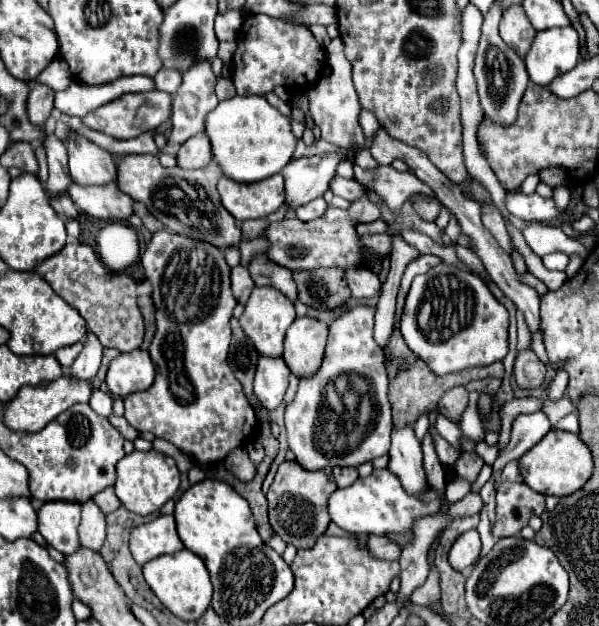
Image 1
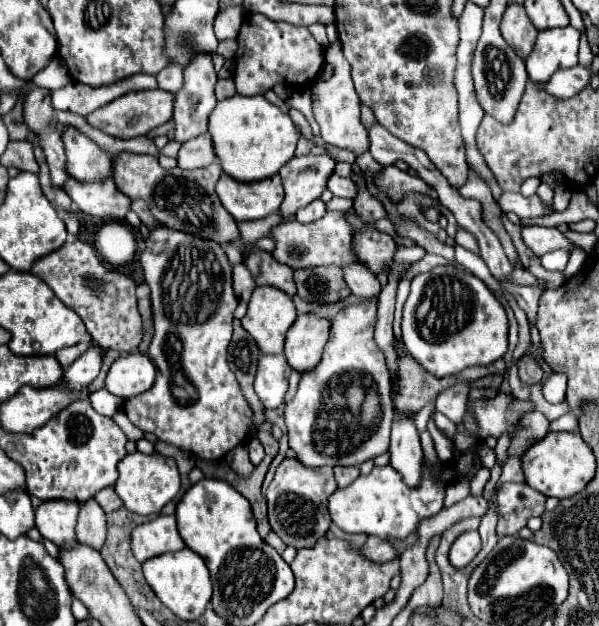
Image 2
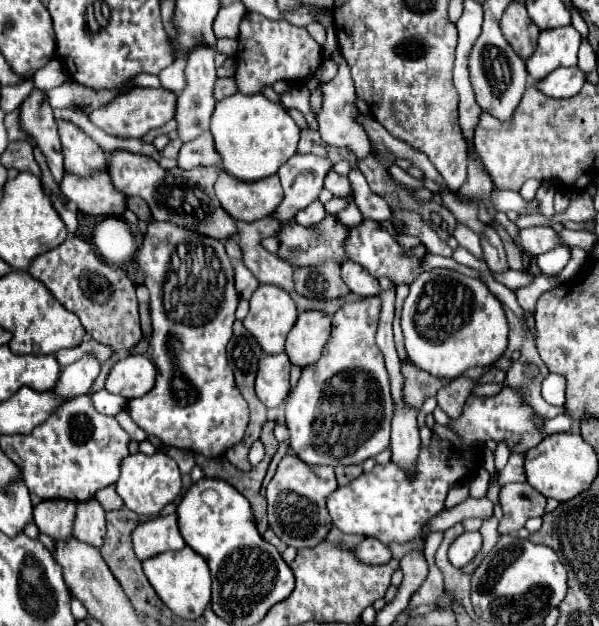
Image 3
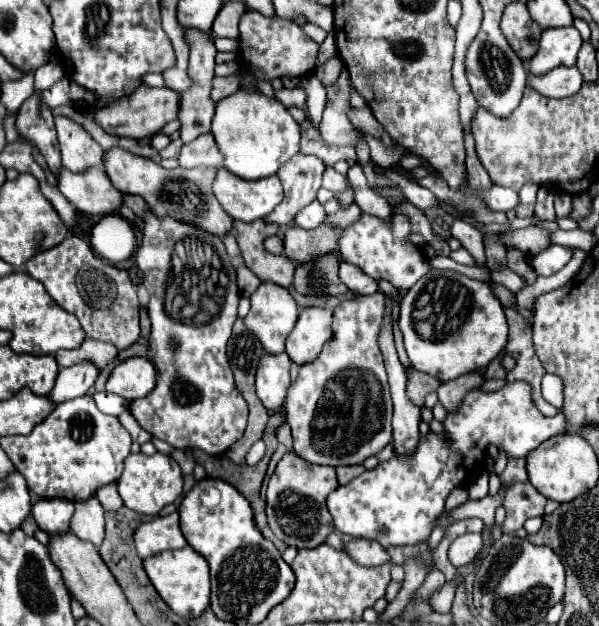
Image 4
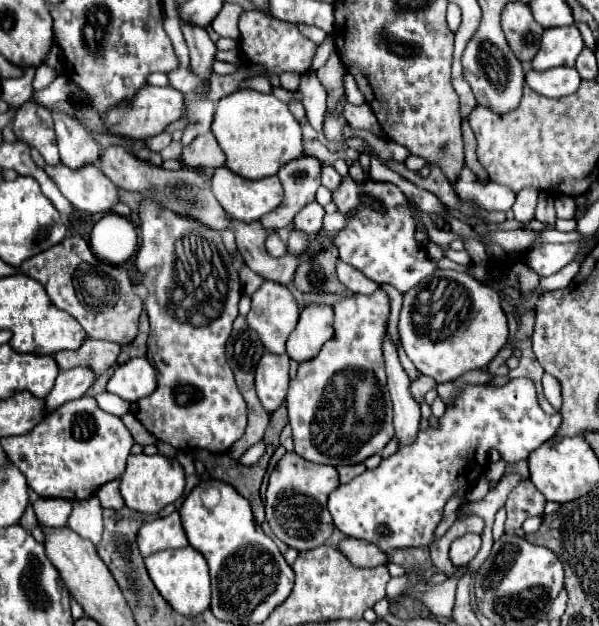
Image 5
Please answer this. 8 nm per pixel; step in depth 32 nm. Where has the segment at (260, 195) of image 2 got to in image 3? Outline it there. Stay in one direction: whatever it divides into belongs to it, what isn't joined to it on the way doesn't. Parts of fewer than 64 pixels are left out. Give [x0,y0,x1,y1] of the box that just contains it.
[214,170,282,222]

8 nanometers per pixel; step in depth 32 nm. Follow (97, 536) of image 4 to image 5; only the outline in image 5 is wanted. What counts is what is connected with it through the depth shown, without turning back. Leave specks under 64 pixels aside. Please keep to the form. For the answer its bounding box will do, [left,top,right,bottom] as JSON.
[68,496,102,544]

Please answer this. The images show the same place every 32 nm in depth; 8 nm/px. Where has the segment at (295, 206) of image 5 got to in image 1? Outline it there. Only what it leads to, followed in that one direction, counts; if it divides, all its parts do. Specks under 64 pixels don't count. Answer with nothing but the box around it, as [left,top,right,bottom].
[282,152,344,210]

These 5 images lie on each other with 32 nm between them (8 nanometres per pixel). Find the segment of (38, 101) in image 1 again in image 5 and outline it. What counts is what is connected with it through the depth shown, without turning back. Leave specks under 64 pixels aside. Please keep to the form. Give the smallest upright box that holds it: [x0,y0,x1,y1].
[14,102,58,164]

